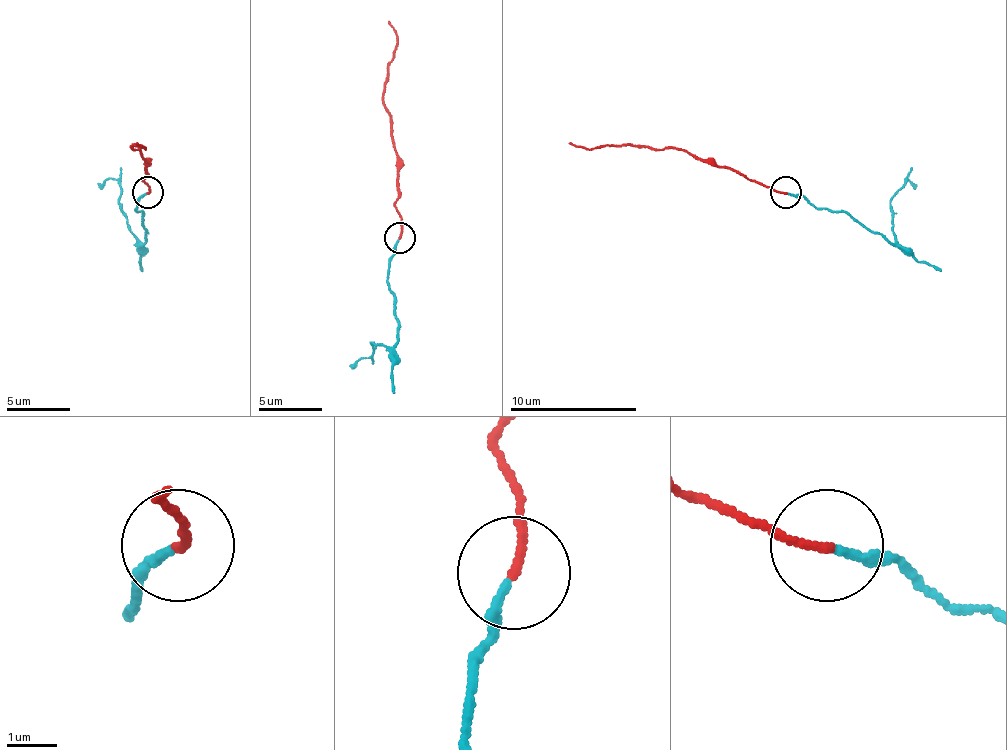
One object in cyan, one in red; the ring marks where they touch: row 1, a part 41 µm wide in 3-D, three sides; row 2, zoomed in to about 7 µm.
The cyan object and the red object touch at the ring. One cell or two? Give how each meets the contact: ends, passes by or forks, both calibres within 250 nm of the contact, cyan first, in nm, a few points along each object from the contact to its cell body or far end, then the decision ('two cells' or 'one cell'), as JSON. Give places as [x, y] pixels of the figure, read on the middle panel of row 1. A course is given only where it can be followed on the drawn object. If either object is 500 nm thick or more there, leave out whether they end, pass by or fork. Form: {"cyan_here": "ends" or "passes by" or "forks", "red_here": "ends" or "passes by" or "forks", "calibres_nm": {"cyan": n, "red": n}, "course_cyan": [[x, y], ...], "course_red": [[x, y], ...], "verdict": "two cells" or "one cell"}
{"cyan_here": "ends", "red_here": "ends", "calibres_nm": {"cyan": 170, "red": 160}, "course_cyan": [[397, 238], [397, 251], [388, 270], [394, 301], [394, 343], [378, 346], [372, 343], [372, 352], [350, 368]], "course_red": [[400, 238], [397, 153], [391, 134], [384, 77], [397, 36], [388, 20]], "verdict": "two cells"}

